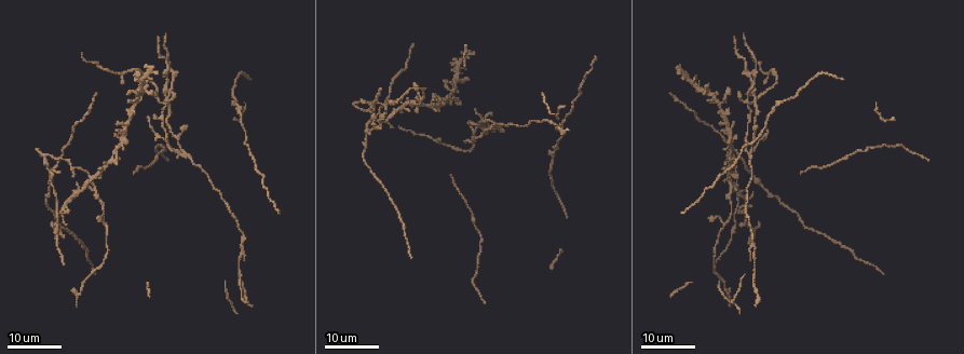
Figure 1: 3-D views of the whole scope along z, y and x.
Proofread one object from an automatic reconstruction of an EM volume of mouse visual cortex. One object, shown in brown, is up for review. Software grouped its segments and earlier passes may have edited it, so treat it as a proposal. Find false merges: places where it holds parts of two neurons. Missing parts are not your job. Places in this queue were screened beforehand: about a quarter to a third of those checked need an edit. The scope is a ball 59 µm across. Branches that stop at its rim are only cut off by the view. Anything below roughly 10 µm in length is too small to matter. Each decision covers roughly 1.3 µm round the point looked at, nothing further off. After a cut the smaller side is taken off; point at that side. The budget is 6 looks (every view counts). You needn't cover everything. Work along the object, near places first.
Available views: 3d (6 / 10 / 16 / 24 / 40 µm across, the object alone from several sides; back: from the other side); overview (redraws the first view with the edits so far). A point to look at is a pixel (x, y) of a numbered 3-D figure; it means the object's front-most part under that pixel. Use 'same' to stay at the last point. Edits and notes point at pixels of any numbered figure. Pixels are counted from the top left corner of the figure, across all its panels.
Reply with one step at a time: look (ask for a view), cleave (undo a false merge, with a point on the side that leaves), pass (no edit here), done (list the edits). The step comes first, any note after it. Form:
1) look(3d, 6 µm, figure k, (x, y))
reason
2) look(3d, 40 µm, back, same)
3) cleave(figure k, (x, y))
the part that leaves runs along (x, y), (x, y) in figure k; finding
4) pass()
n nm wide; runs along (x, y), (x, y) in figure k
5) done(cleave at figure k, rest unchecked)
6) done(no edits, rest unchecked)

look(3d, 24 µm, figure 1, (752, 235))
sudden change in width

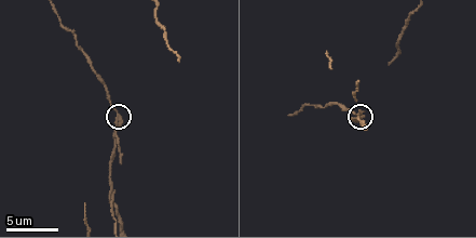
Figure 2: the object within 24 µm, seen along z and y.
look(3d, 6 µm, figure 2, (118, 112))

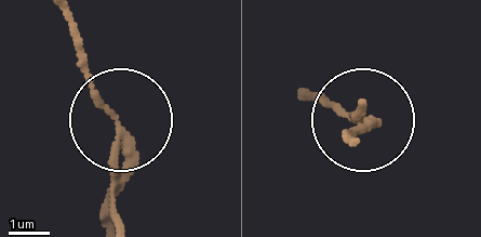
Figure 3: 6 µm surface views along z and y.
cleave(figure 3, (349, 130))
a second neuron is stuck on

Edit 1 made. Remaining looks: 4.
look(3d, 16 µm, figure 1, (716, 102))
four or more arms meet

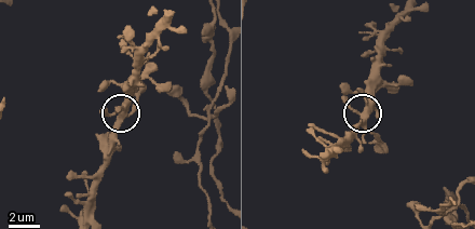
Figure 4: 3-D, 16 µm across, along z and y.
look(3d, 6 µm, figure 4, (363, 120))

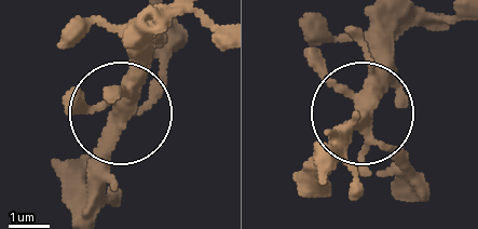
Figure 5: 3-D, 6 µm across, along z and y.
pass()
continuous, no second neuron

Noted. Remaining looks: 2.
look(3d, 16 µm, figure 1, (92, 180))
small branch off a trunk

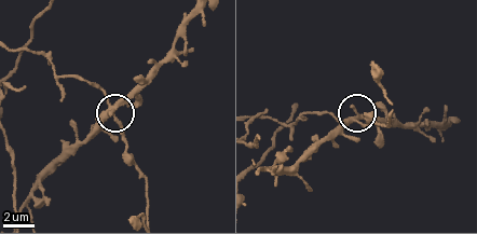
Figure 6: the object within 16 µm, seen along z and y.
look(3d, 6 µm, figure 6, (355, 117))

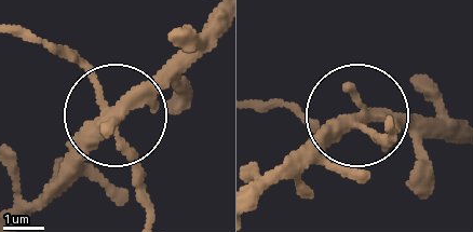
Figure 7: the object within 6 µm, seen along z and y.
cleave(figure 7, (81, 60))
side arm 34 µm; the part that leaves runs along (104, 117), (83, 68), (22, 38) in figure 7; two neurons meet here

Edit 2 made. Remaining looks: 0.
done(cleave at figure 3, cleave at figure 7, rest unchecked)

